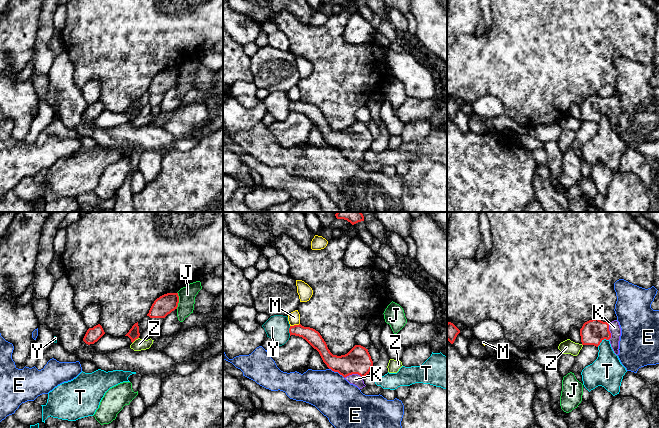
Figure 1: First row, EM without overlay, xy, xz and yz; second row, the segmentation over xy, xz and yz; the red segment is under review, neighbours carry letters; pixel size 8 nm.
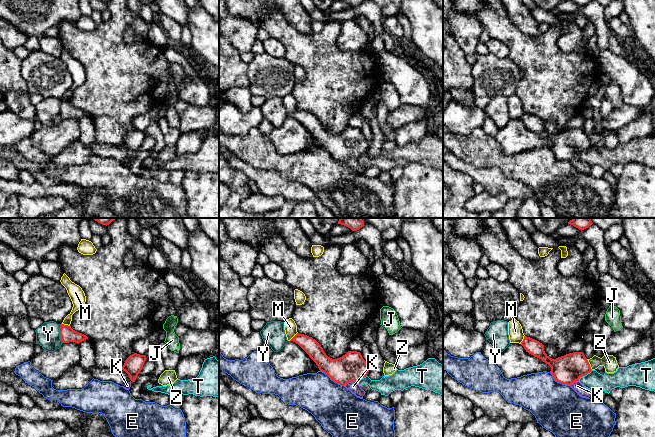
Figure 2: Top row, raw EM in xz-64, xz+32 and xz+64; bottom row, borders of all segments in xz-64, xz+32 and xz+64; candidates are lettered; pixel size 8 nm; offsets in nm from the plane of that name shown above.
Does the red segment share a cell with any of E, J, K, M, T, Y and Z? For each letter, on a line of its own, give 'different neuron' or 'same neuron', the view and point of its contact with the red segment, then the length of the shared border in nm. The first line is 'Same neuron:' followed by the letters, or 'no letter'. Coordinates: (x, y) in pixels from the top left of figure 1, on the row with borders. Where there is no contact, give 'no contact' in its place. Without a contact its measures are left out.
Same neuron: K
E: different neuron | xz (337, 371) | 150 nm
J: different neuron | xy (178, 300) | 140 nm
K: same neuron | xz (353, 373) | 150 nm
M: different neuron | xz (294, 325) | 80 nm
T: different neuron | yz (601, 341) | 110 nm
Y: different neuron | xz (289, 331) | 80 nm
Z: different neuron | xy (135, 339) | 80 nm

